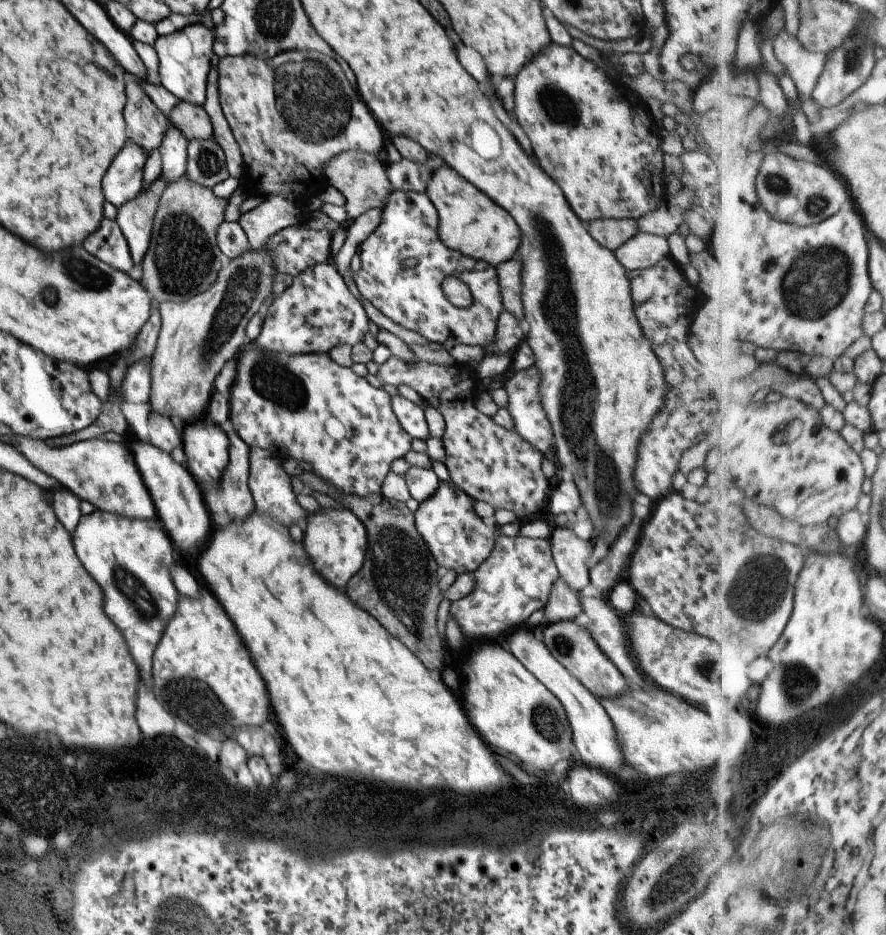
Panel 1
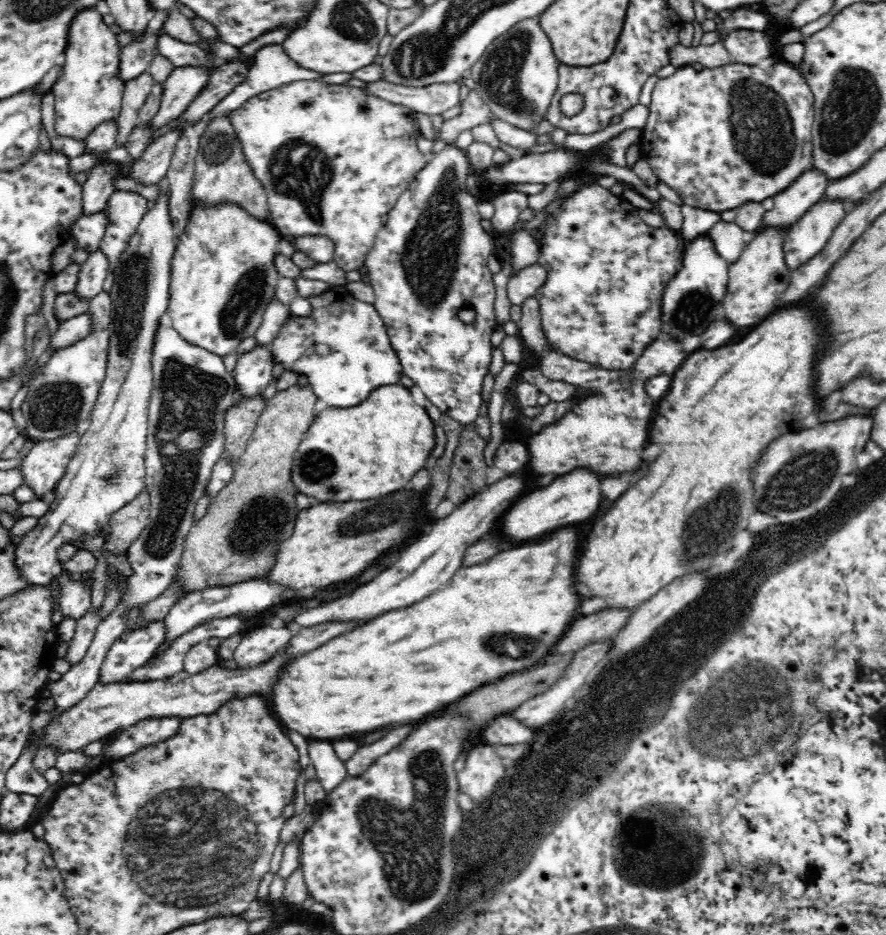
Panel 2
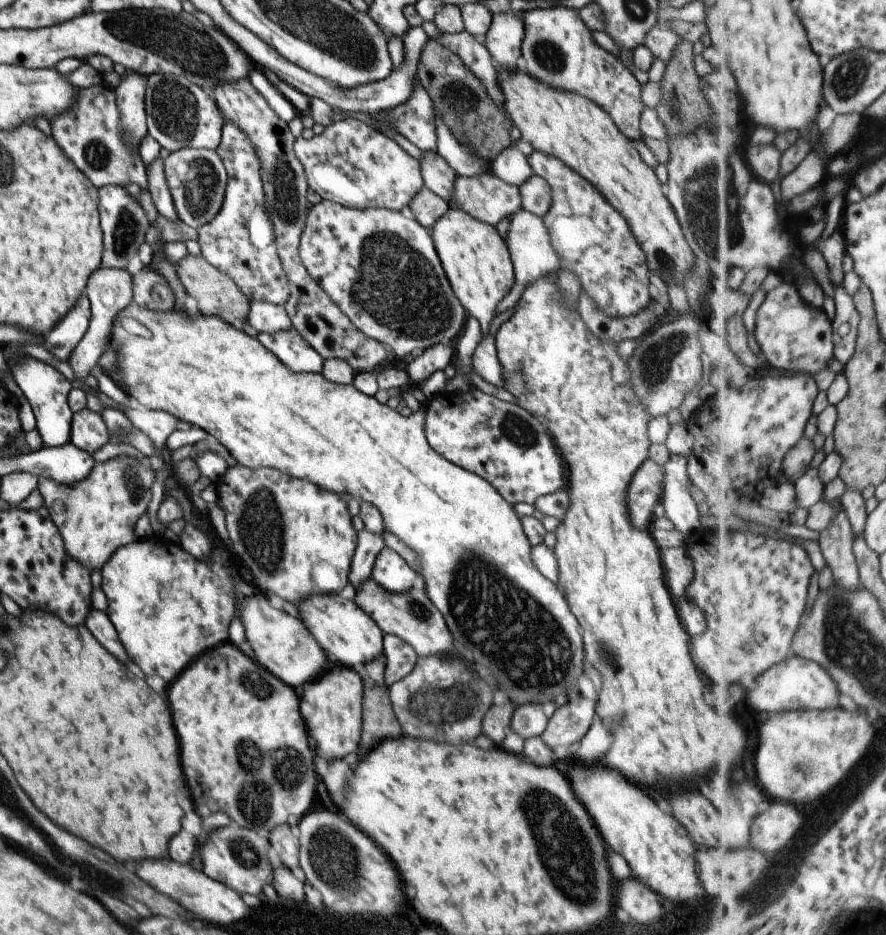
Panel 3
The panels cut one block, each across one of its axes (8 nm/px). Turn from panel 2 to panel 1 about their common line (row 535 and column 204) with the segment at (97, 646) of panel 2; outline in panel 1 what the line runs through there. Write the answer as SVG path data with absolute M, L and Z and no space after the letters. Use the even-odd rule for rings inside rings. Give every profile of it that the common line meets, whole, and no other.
M214 139L188 141L184 174L209 189L228 177L224 152Z

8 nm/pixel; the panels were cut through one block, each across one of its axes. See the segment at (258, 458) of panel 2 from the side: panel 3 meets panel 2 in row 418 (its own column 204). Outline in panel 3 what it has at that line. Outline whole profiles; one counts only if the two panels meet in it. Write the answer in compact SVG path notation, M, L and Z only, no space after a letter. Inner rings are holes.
M187 253L173 264L178 278L187 295L197 302L198 312L204 315L218 316L230 325L233 320L245 320L249 310L248 298L237 288L232 278L217 267L211 266L201 255Z

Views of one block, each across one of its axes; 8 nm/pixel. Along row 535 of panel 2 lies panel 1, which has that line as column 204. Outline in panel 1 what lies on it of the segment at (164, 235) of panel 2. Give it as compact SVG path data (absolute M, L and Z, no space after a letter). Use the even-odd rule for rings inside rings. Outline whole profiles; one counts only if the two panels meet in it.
M191 23L183 28L167 34L158 36L152 45L157 54L159 66L157 66L157 76L159 84L171 92L179 101L202 106L206 99L206 78L209 70L209 60L211 60L213 40L212 28L201 23Z

